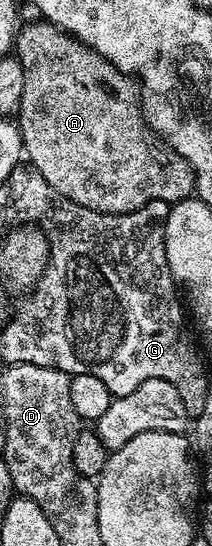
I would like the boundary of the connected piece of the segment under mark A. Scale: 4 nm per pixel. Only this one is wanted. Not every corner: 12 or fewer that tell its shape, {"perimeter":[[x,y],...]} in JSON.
{"perimeter":[[47,21],[21,28],[22,150],[117,217],[195,194],[140,87]]}

